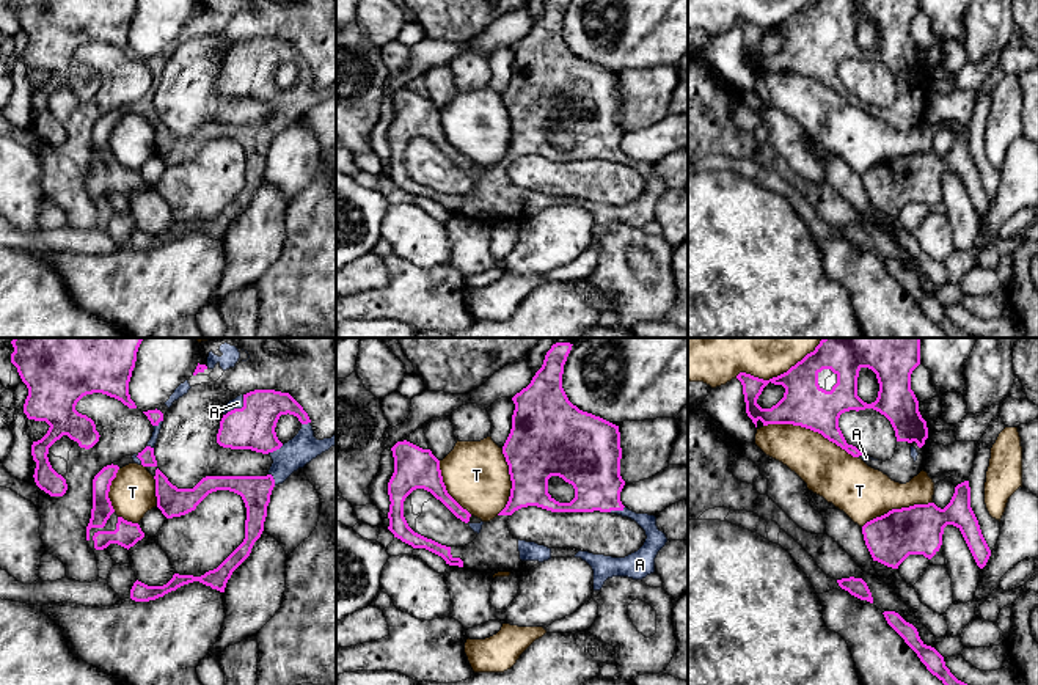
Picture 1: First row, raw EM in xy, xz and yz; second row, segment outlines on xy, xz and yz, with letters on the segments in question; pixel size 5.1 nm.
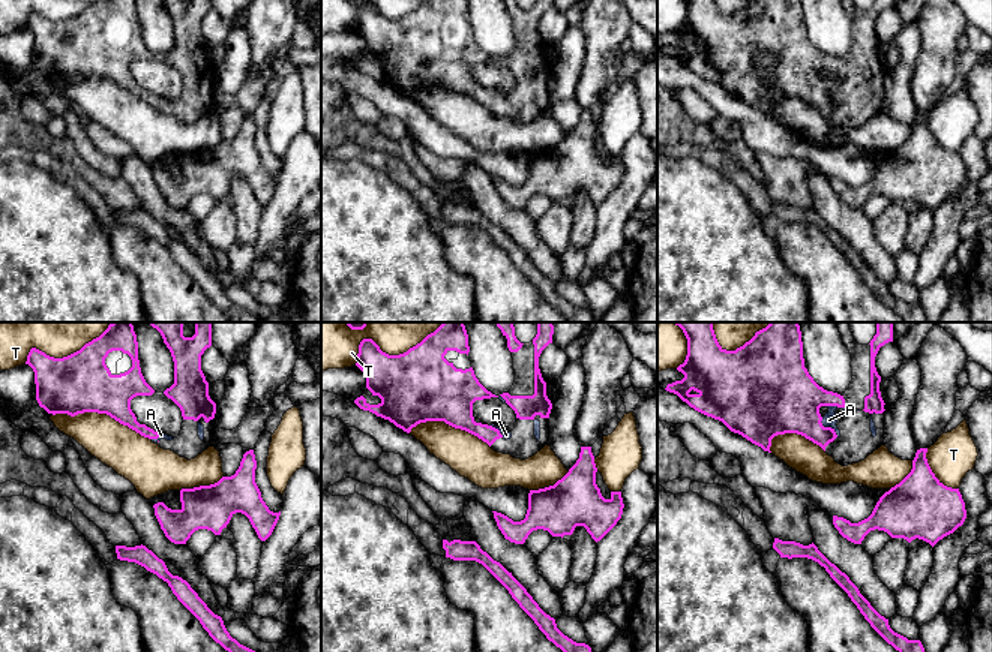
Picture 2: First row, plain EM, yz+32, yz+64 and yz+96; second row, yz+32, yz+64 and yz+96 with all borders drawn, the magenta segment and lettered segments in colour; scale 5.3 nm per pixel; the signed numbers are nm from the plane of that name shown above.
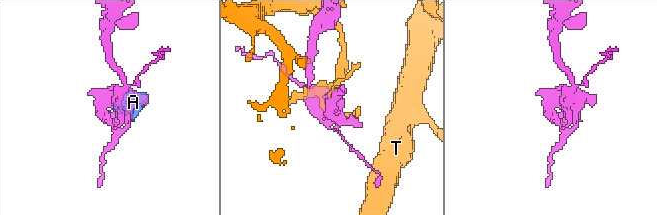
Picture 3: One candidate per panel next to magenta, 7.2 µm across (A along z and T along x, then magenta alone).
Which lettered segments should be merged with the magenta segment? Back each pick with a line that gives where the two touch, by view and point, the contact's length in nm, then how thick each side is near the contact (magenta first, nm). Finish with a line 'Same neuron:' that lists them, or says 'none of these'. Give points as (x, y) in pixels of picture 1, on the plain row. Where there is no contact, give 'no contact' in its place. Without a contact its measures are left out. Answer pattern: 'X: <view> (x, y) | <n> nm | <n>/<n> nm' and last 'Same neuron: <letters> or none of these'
A: xy (237, 57) | 160 nm | 220/60 nm
Same neuron: A

